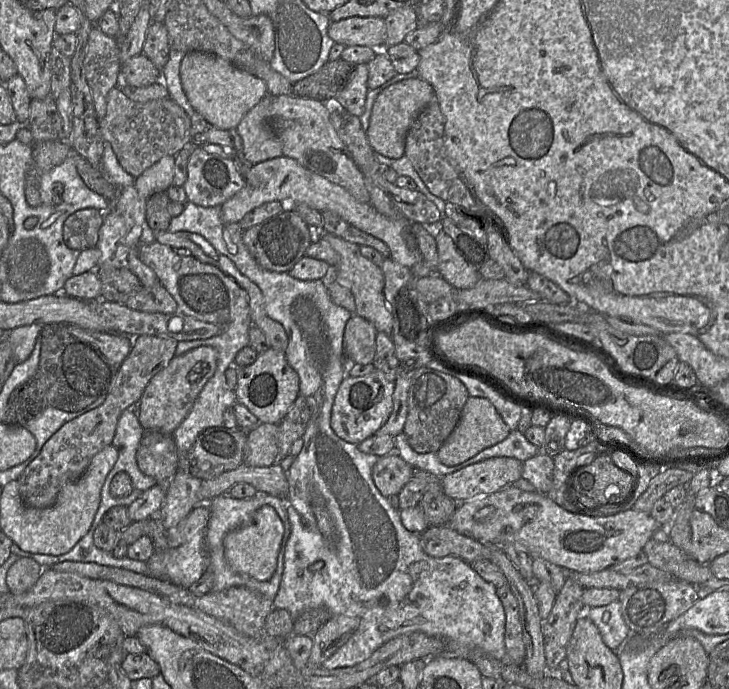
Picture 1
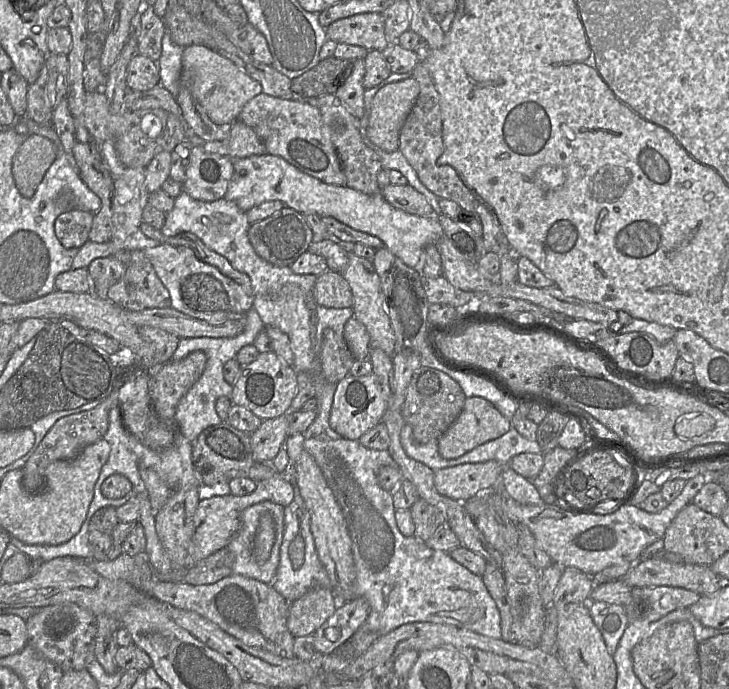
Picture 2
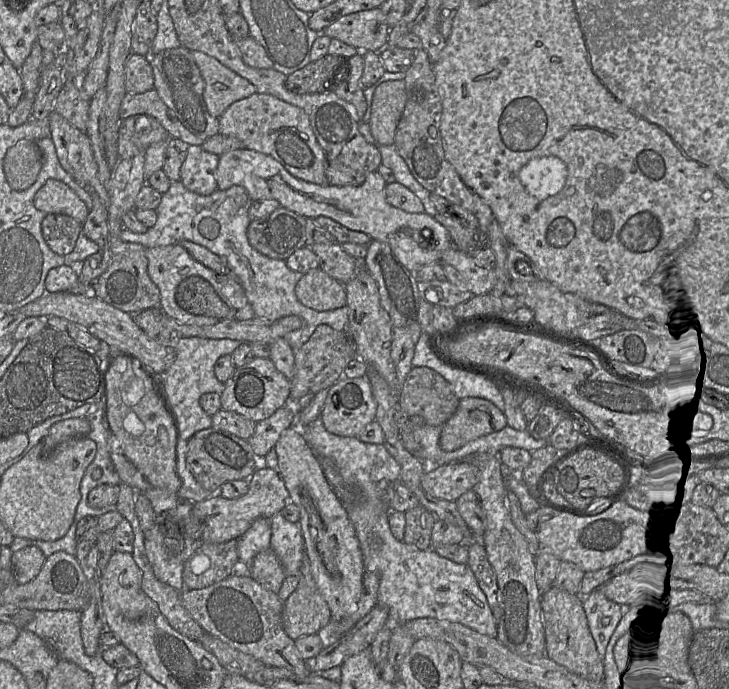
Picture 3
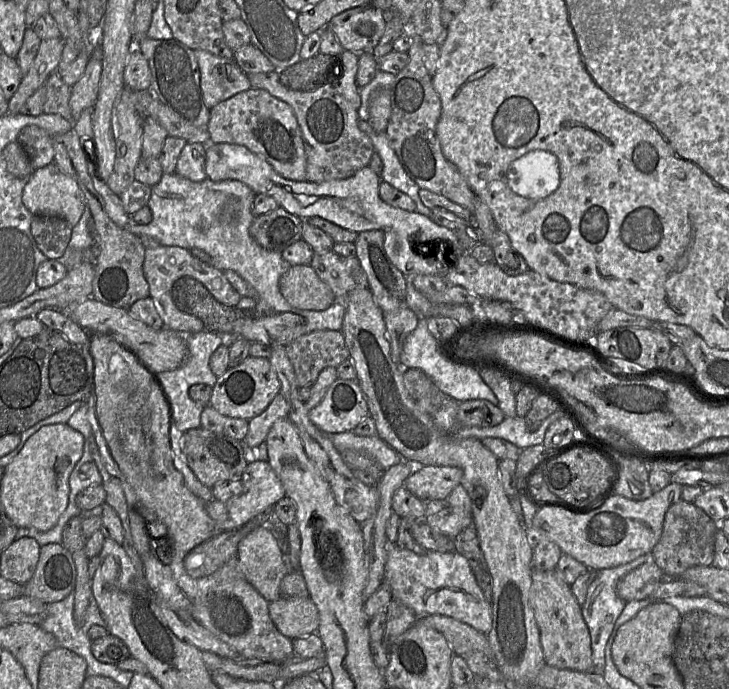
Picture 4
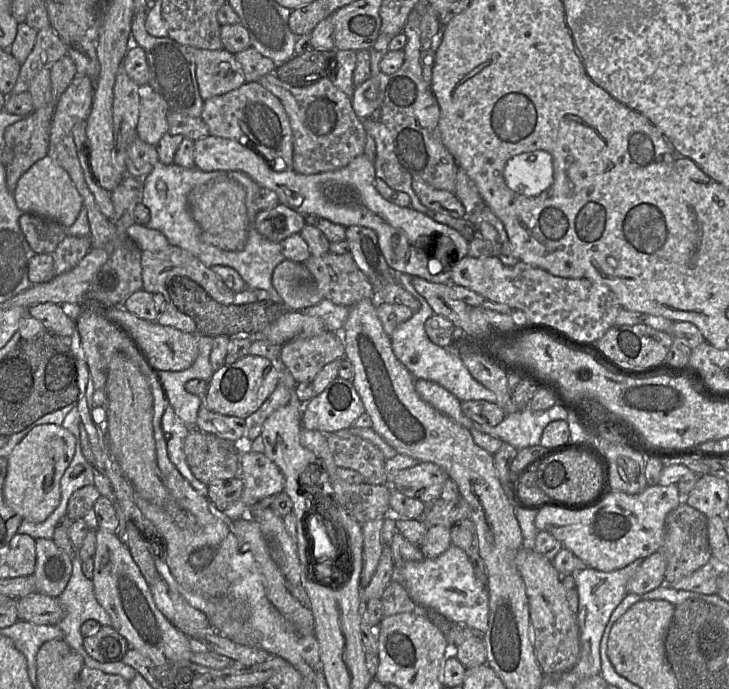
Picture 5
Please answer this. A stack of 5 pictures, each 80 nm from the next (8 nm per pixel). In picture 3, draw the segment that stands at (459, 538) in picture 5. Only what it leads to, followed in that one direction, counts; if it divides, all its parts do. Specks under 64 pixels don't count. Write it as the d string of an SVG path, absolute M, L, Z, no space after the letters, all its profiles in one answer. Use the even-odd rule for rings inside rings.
M479 541L467 546L469 552L468 565L477 578L478 584L487 597L492 609L497 606L498 582L497 575L489 562L486 550Z

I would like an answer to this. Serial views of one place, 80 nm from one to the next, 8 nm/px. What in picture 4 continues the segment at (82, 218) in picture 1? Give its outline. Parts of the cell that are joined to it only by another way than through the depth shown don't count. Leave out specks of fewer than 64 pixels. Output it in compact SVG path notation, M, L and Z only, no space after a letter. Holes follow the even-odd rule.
M34 215L31 234L39 250L48 259L61 259L71 240L73 226L57 216Z

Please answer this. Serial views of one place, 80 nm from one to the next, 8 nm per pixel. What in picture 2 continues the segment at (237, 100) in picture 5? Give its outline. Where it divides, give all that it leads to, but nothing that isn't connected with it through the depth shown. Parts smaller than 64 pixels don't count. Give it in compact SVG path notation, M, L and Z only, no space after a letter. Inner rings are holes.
M262 92L244 105L237 120L254 130L265 145L268 154L283 158L301 172L324 183L346 186L346 177L337 151L328 135L328 130L323 125L318 108Z

